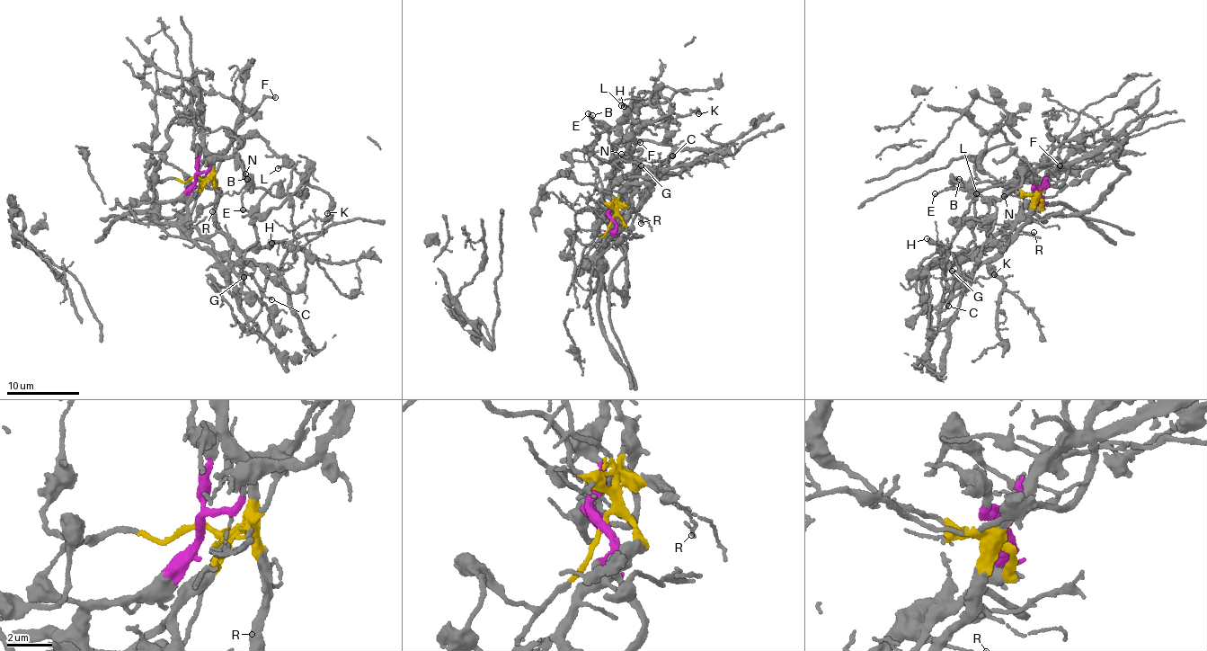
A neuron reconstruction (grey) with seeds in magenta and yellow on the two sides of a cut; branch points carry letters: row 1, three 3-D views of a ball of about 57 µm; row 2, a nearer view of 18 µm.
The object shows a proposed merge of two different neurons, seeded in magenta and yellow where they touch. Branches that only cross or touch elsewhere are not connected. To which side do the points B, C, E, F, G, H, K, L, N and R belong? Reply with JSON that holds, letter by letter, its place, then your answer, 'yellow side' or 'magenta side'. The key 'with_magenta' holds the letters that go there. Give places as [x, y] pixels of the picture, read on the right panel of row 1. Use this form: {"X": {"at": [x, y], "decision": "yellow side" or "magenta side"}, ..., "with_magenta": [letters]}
{"B": {"at": [959, 179], "decision": "magenta side"}, "C": {"at": [948, 306], "decision": "yellow side"}, "E": {"at": [935, 193], "decision": "magenta side"}, "F": {"at": [1060, 165], "decision": "yellow side"}, "G": {"at": [952, 271], "decision": "yellow side"}, "H": {"at": [927, 238], "decision": "yellow side"}, "K": {"at": [994, 274], "decision": "yellow side"}, "L": {"at": [976, 193], "decision": "magenta side"}, "N": {"at": [1004, 196], "decision": "magenta side"}, "R": {"at": [1033, 232], "decision": "yellow side"}, "with_magenta": ["B", "E", "L", "N"]}

